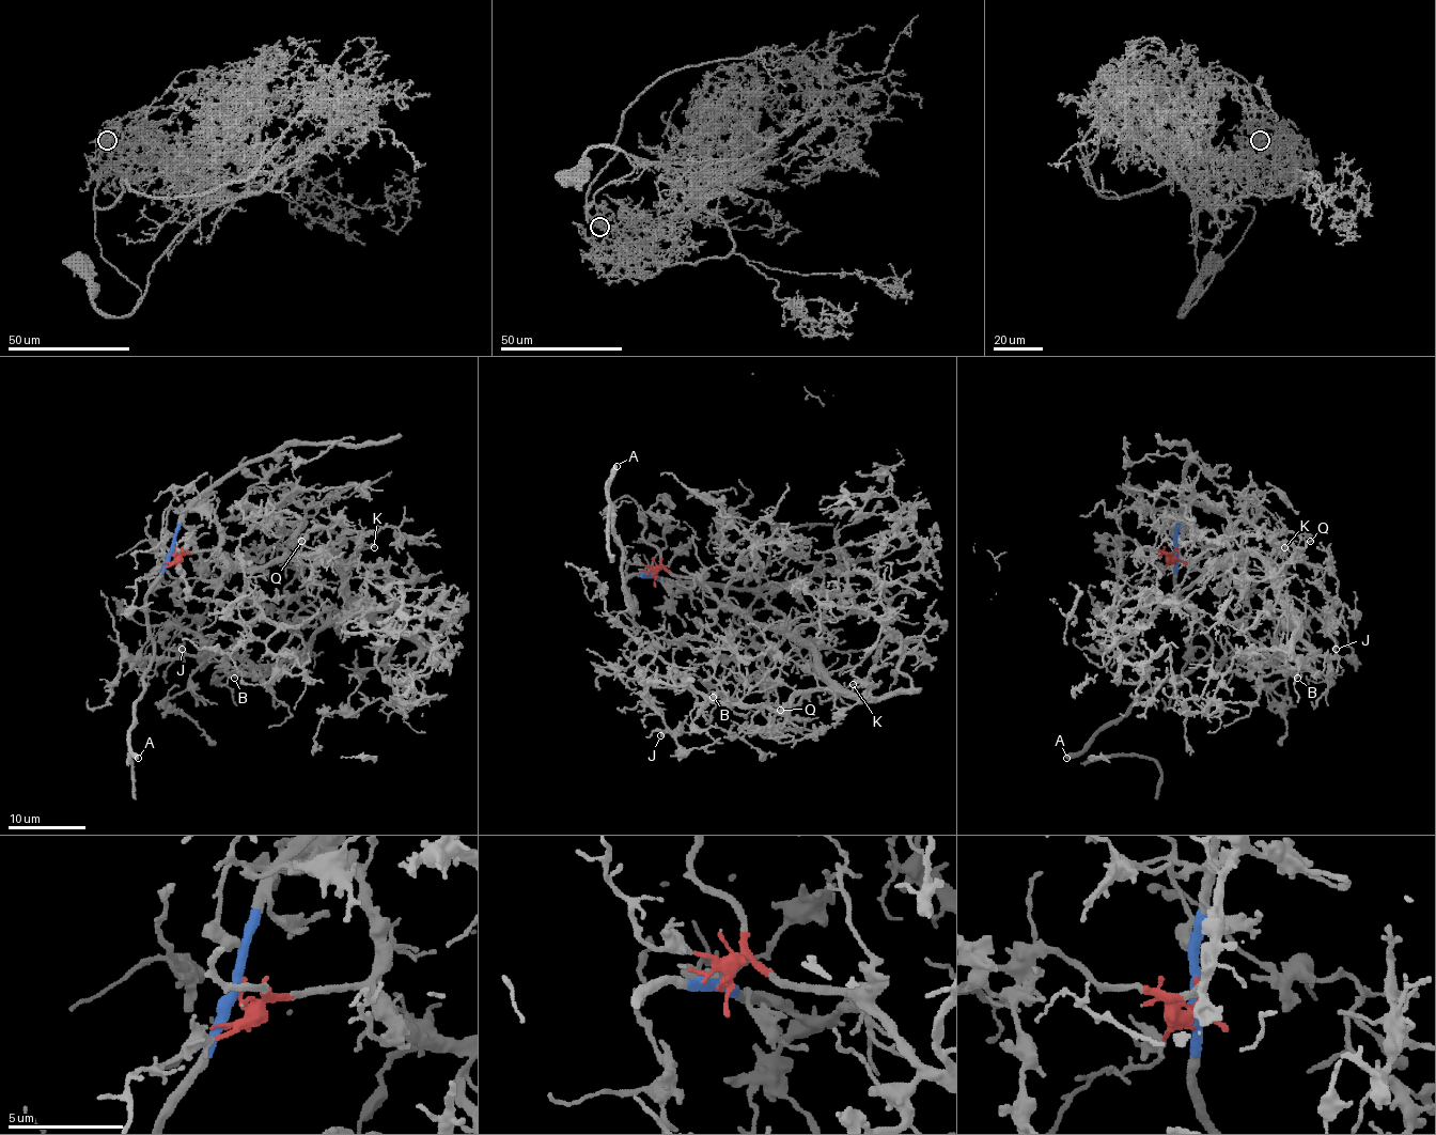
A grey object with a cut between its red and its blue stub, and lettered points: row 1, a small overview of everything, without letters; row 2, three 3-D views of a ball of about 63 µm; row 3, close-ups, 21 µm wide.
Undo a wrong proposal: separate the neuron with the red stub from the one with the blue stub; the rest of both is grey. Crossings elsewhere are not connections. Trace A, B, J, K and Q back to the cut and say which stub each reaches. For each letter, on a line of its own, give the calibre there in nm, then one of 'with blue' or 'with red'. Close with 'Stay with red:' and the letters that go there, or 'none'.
A: calibre 500 nm; with blue
B: calibre 550 nm; with red
J: calibre 260 nm; with red
K: calibre 240 nm; with red
Q: calibre 260 nm; with red
Stay with red: B, J, K, Q

